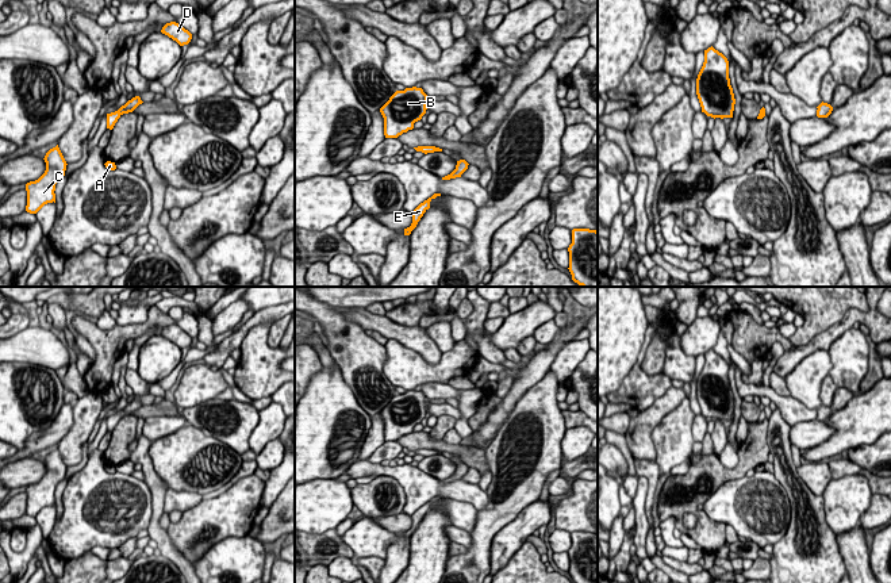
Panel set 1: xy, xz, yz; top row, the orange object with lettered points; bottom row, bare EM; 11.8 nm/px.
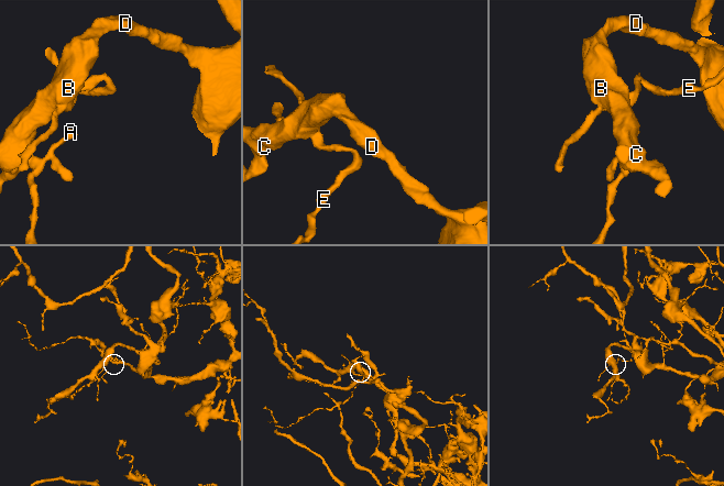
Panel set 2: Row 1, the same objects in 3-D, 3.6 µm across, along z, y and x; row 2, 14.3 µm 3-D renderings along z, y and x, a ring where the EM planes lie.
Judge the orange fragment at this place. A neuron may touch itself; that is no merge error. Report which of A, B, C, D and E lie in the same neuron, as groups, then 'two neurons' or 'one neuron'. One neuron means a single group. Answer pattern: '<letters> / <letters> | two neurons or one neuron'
A B C D / E | two neurons

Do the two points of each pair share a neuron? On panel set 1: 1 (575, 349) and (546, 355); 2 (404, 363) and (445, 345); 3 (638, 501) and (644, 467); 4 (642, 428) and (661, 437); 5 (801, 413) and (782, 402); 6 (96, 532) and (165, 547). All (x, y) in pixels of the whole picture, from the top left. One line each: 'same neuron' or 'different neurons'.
1: different neurons
2: different neurons
3: different neurons
4: different neurons
5: same neuron
6: different neurons

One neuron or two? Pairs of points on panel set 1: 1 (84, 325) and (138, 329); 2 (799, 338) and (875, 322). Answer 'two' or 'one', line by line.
1: one
2: two

